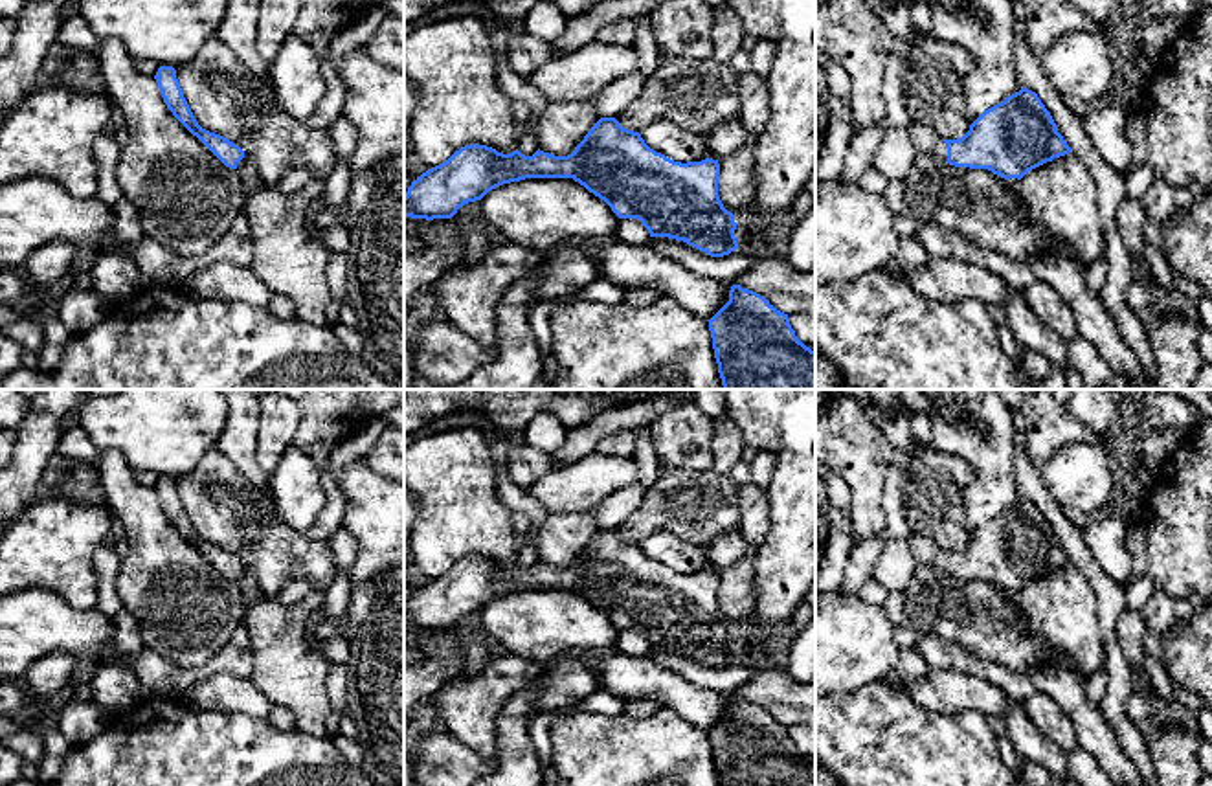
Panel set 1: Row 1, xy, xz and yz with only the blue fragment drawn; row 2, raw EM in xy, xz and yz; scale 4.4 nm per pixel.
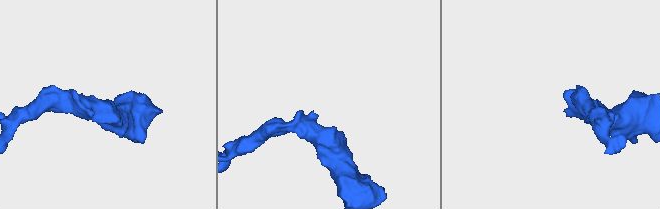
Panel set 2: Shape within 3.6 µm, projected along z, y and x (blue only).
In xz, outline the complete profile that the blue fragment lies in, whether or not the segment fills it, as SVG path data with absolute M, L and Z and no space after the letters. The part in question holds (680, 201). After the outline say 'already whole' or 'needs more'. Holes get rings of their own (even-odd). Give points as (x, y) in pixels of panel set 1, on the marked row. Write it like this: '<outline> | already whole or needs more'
M600 118L584 140L567 156L555 156L536 151L533 156L522 154L518 149L511 154L498 152L487 145L465 145L446 162L428 169L417 176L404 195L404 217L411 219L452 219L459 208L468 202L481 200L488 191L525 178L573 178L589 193L604 200L619 219L637 219L648 230L650 237L668 237L683 241L689 246L705 252L711 257L729 255L738 248L735 230L736 222L718 196L718 160L705 158L701 162L674 162L661 152L650 149L639 132L623 129L615 118Z | already whole

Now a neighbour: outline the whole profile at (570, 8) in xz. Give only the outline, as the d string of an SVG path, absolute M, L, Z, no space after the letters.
M549 0L549 2L555 4L556 9L562 11L566 17L577 17L604 0Z

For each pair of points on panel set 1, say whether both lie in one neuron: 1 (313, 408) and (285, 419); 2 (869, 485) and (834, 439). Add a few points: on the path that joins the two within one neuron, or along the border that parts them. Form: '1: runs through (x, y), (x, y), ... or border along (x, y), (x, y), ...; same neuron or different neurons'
1: border along (300, 408), (300, 423), (292, 445); different neurons
2: runs through (865, 474), (845, 450); same neuron

